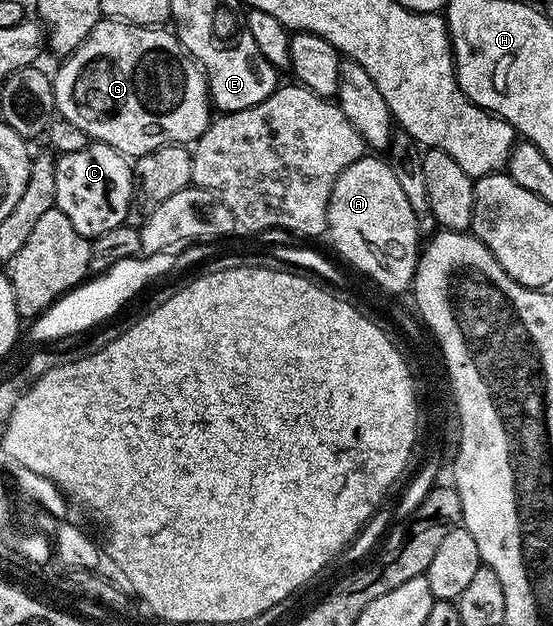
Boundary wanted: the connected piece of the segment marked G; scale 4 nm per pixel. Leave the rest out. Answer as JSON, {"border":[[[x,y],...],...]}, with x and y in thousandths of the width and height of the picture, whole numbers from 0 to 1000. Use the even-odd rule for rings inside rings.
{"border":[[[186,29],[177,34],[177,40],[159,54],[159,61],[136,83],[110,97],[112,110],[96,117],[98,129],[98,169],[103,184],[110,190],[130,195],[130,201],[145,201],[145,208],[165,225],[192,230],[199,236],[208,236],[230,252],[248,252],[268,246],[284,236],[295,236],[300,230],[327,230],[331,233],[349,232],[353,224],[376,208],[383,190],[383,168],[380,165],[380,137],[373,125],[373,117],[365,113],[356,96],[336,81],[336,75],[322,64],[313,50],[293,42],[266,42],[262,38],[230,38],[224,32],[204,29]]]}

